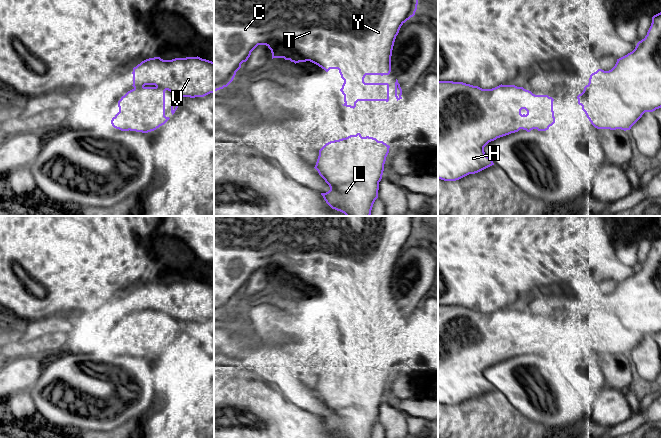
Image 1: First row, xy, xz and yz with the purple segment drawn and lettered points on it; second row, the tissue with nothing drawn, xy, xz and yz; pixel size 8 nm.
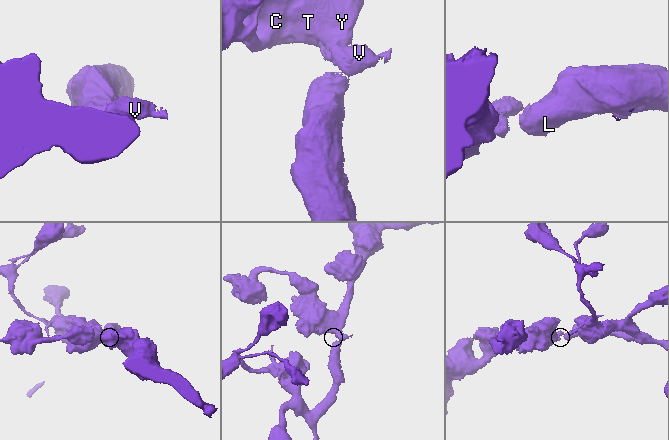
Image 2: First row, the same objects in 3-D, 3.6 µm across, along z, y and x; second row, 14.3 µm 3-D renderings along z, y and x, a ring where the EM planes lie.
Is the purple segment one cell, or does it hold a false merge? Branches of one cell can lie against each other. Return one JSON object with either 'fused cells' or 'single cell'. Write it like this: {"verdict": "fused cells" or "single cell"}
{"verdict": "single cell"}

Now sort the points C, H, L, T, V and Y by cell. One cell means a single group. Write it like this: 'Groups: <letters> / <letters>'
Groups: C H L T V Y

